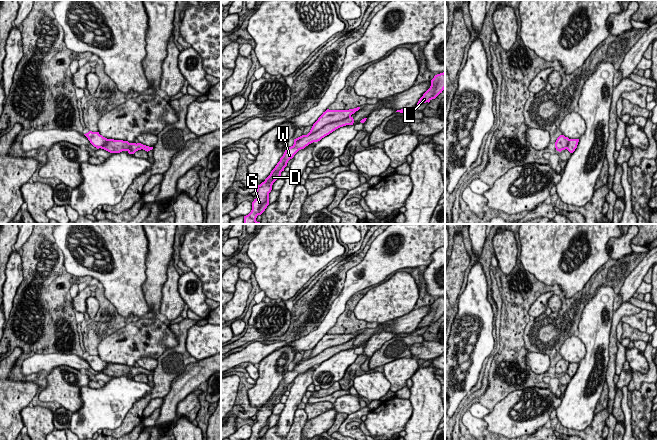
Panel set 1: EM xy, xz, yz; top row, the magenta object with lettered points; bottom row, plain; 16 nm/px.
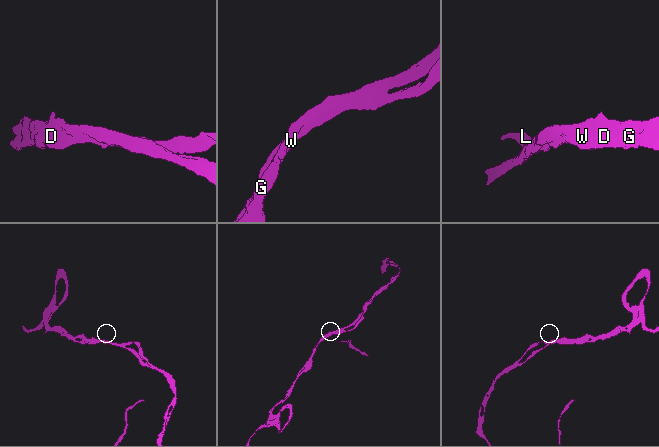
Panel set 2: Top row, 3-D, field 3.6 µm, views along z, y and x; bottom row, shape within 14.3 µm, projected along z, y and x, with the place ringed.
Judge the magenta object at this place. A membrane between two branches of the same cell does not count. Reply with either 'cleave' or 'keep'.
keep

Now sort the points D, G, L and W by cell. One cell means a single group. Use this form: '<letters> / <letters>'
D G L W

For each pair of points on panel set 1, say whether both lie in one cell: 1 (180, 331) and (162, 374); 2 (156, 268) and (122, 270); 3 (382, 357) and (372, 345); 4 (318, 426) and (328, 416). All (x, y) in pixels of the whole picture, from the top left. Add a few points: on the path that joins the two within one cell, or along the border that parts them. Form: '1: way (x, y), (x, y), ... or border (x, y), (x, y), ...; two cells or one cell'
1: way (181, 342), (179, 354), (172, 363); one cell
2: border (148, 246), (146, 254), (146, 281), (142, 292); two cells
3: border (395, 335), (388, 339), (369, 359); two cells
4: way (320, 424), (326, 418); one cell

